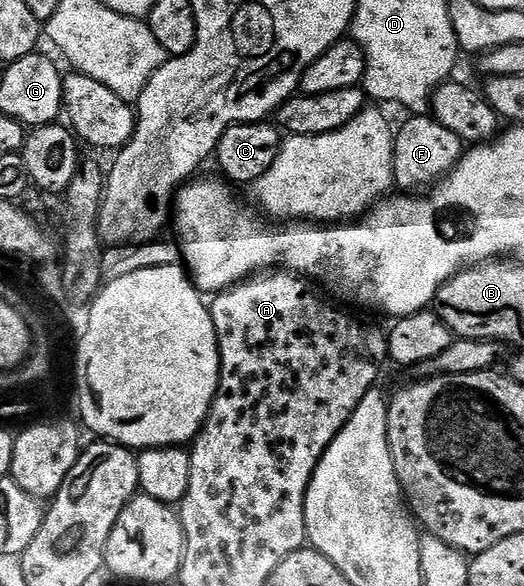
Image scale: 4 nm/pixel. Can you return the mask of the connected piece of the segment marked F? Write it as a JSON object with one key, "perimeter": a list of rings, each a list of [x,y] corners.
{"perimeter":[[[431,114],[408,117],[394,135],[394,173],[395,186],[404,193],[416,193],[431,188],[448,175],[464,154],[466,144],[446,125],[442,125]]]}

